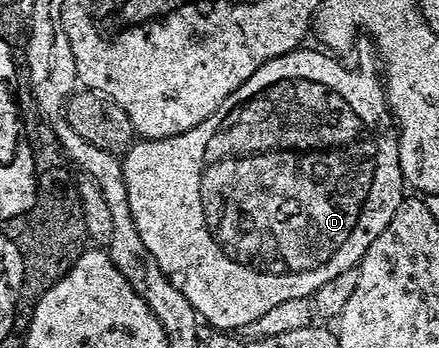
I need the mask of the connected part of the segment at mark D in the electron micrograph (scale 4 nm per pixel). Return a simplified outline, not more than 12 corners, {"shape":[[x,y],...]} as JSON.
{"shape":[[305,47],[119,164],[143,246],[240,330],[403,203],[382,83]]}

